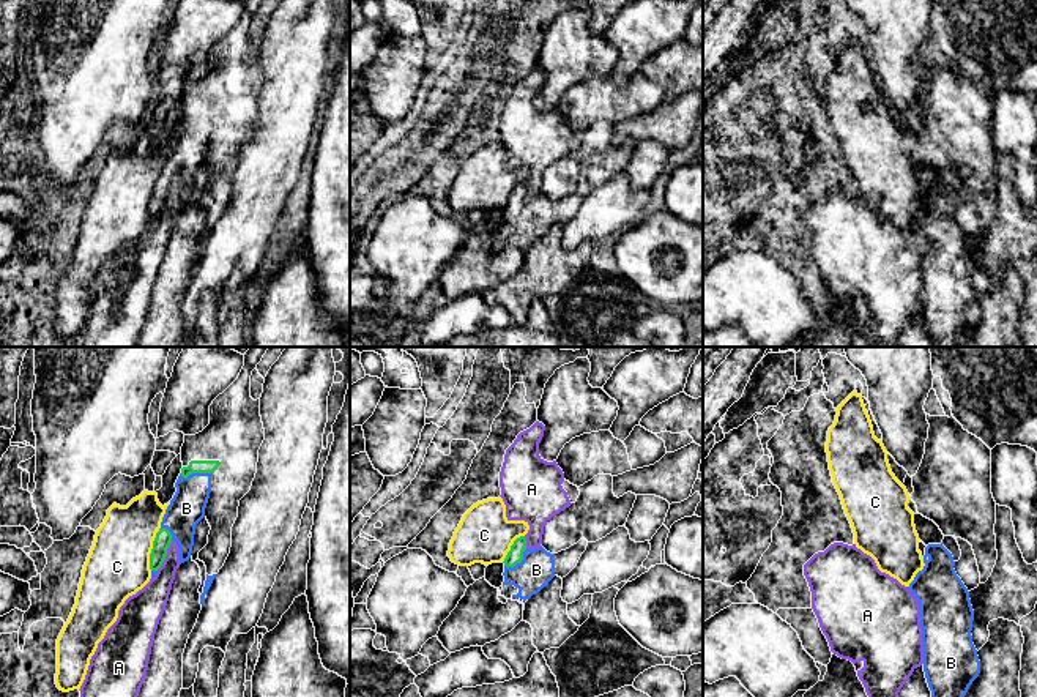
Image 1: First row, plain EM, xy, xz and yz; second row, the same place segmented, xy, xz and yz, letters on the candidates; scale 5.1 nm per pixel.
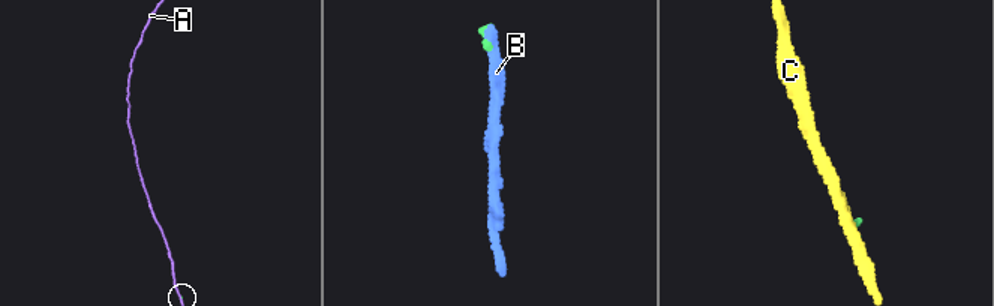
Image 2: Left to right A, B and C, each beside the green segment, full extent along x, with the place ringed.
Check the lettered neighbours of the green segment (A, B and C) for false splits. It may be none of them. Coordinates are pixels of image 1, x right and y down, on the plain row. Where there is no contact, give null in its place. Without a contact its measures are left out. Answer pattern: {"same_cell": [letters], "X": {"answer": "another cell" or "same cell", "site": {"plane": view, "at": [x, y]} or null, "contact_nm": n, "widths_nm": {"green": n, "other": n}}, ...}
{"same_cell": ["B"], "A": {"answer": "another cell", "site": {"plane": "xy", "at": [166, 201]}, "contact_nm": 170, "widths_nm": {"green": 90, "other": 160}}, "B": {"answer": "same cell", "site": {"plane": "xy", "at": [194, 119]}, "contact_nm": 160, "widths_nm": {"green": 60, "other": 180}}, "C": {"answer": "another cell", "site": {"plane": "xy", "at": [152, 196]}, "contact_nm": 220, "widths_nm": {"green": 90, "other": 320}}}

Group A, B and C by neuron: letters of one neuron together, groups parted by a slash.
A / B / C

